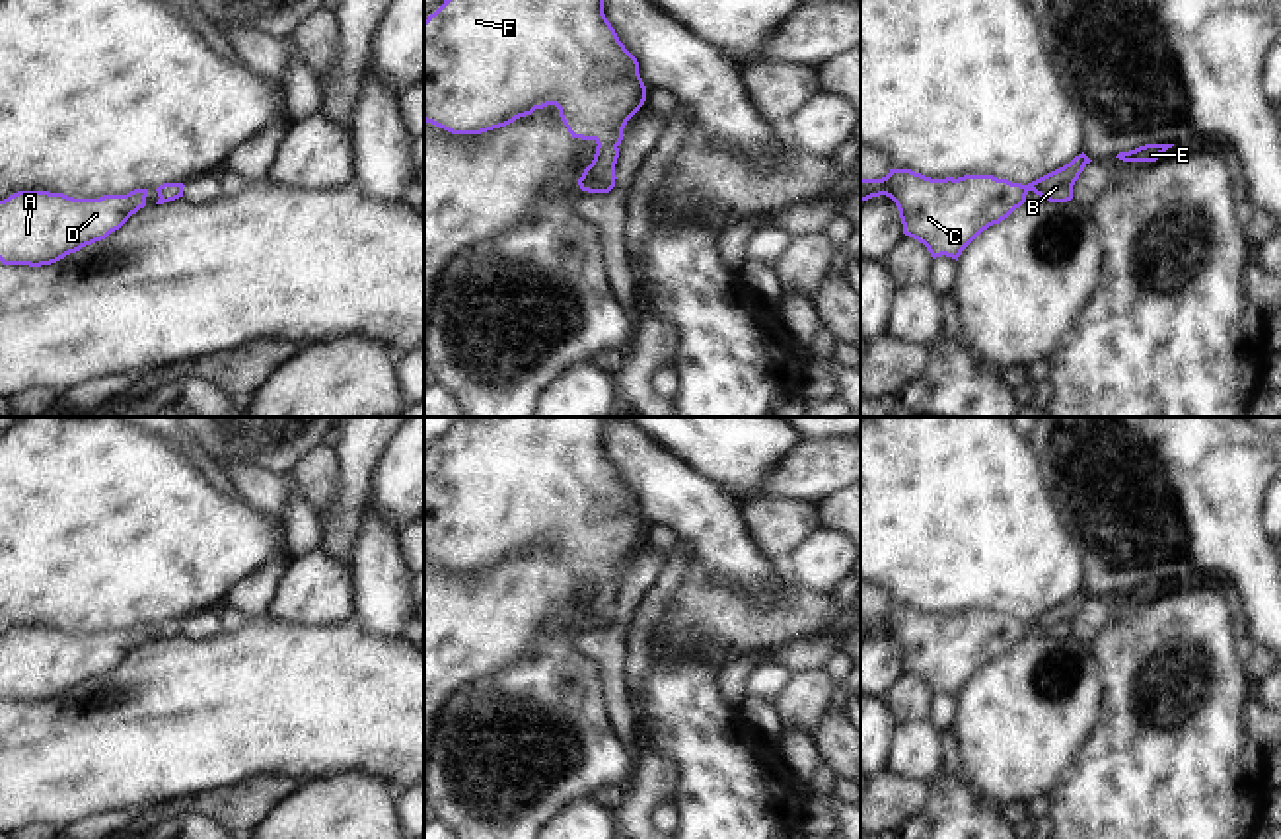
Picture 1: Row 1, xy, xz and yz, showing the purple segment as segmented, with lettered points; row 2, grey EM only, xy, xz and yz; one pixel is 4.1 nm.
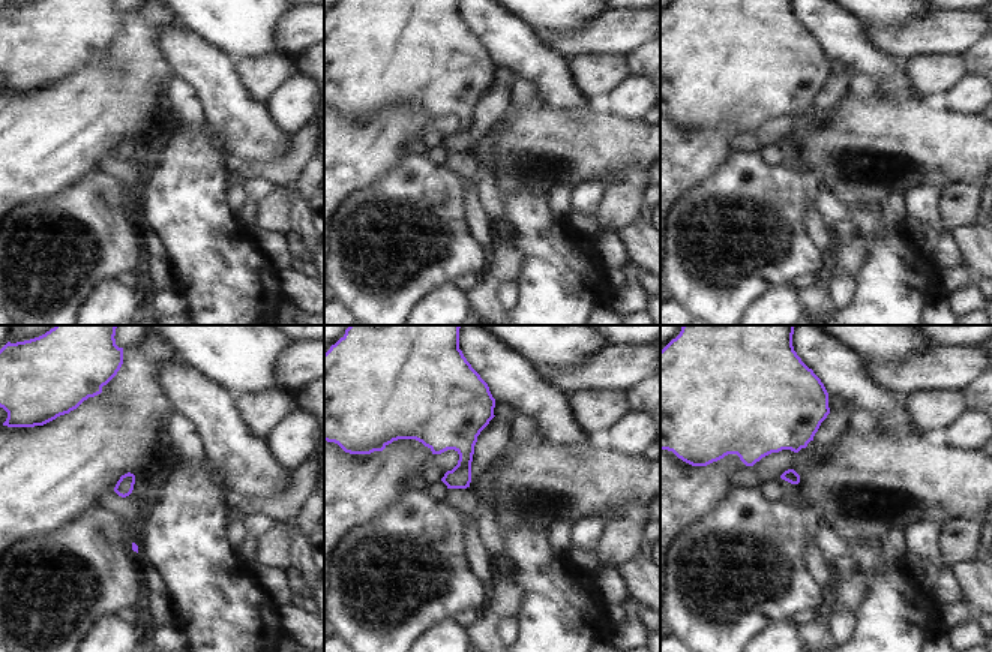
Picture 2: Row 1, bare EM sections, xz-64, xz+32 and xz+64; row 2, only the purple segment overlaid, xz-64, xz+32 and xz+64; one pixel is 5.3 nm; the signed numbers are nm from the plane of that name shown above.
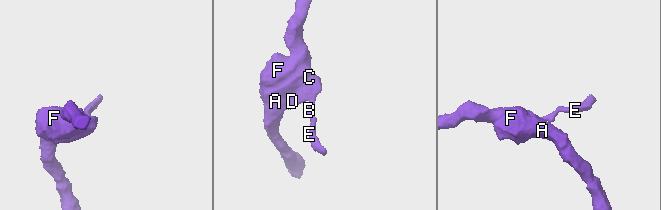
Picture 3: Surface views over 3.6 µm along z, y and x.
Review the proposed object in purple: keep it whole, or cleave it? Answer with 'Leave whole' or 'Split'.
Leave whole.

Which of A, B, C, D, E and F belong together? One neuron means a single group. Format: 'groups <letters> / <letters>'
groups A B C D E F

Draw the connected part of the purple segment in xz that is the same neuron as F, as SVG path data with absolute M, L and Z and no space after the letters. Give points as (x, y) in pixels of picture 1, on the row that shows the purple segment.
M444 0L424 21L424 121L481 134L555 105L572 138L598 144L578 179L582 191L615 187L623 128L644 101L639 62L607 21L604 0Z

